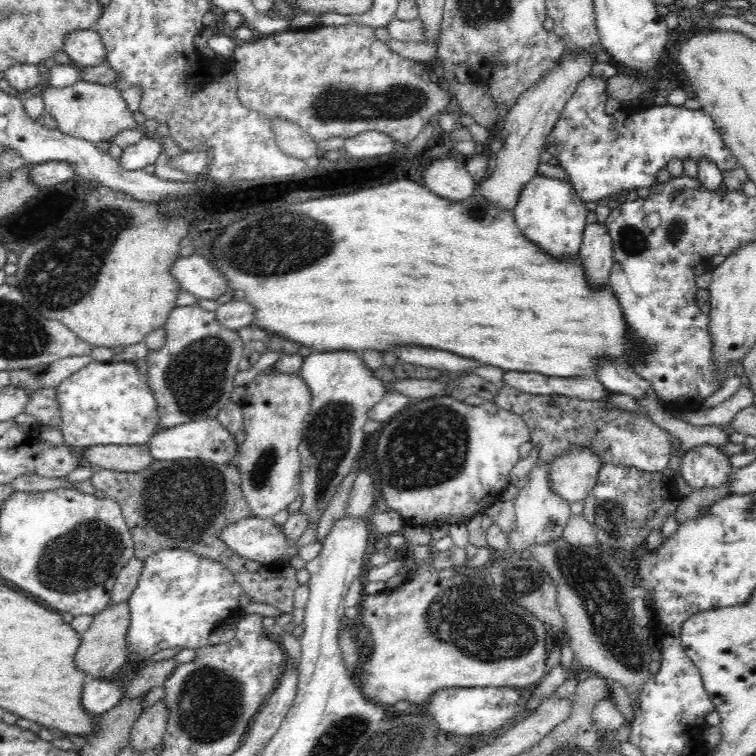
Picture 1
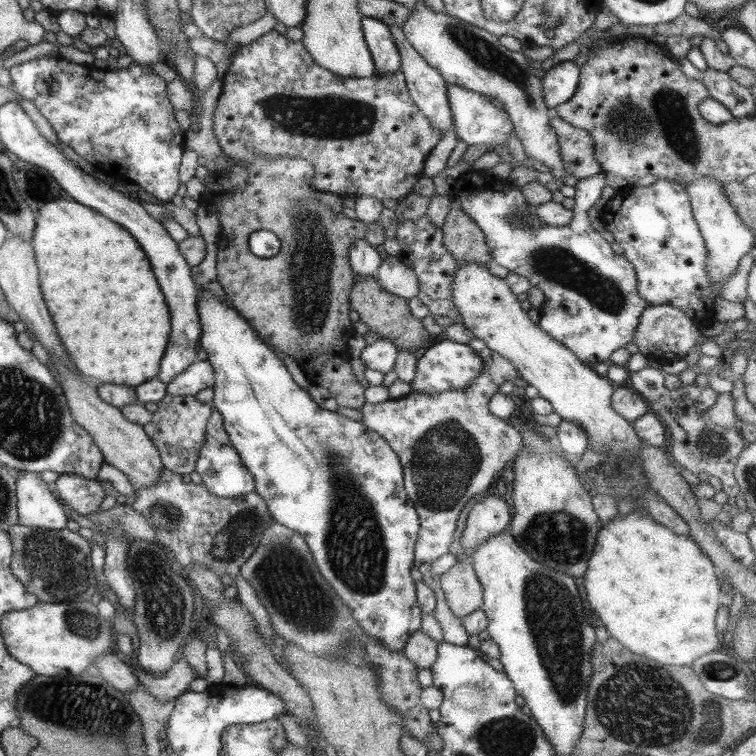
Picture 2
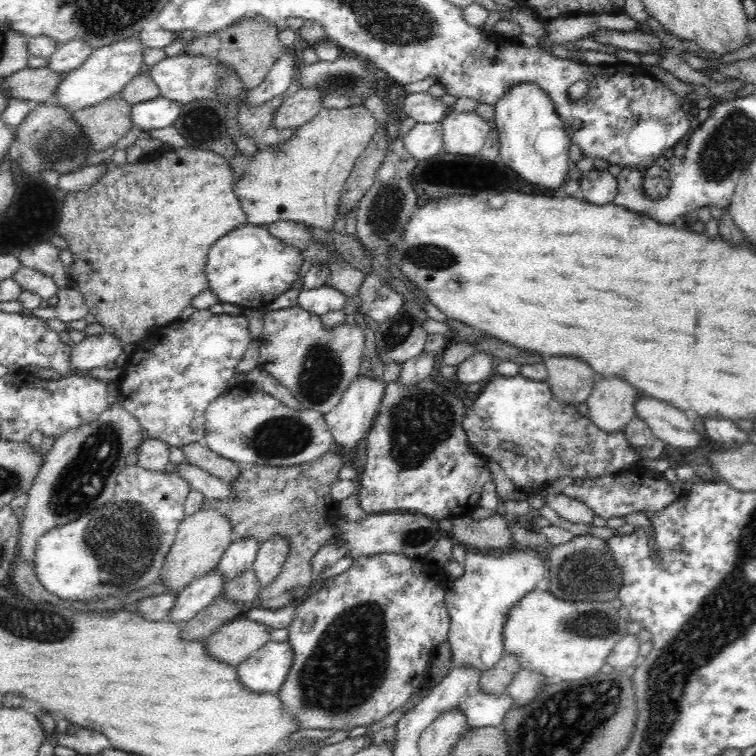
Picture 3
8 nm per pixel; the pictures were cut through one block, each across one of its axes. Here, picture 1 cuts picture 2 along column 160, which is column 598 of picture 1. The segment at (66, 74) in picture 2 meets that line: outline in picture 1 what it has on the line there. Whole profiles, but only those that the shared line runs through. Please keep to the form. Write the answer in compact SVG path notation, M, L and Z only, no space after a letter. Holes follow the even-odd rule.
M590 75L582 78L544 148L568 172L582 202L598 202L612 195L622 198L630 190L650 188L657 182L656 174L672 159L692 160L696 164L706 159L721 171L738 166L730 149L724 146L714 121L701 108L653 105L630 110L619 108L615 115L609 116L604 111L607 100L604 88L606 79Z

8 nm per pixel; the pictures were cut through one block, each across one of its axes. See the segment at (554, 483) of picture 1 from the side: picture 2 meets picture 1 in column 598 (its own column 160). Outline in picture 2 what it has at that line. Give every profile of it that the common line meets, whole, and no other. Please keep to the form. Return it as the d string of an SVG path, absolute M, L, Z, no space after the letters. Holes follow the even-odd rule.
M49 354L48 358L49 362L55 366L57 374L59 374L59 384L61 384L73 422L89 433L89 436L93 439L93 444L101 451L103 462L111 464L117 470L121 470L128 478L128 482L131 484L134 492L137 489L144 489L154 485L158 472L163 469L163 466L157 449L147 438L142 426L125 420L120 413L120 409L102 402L94 386L81 382L57 358L53 358Z

